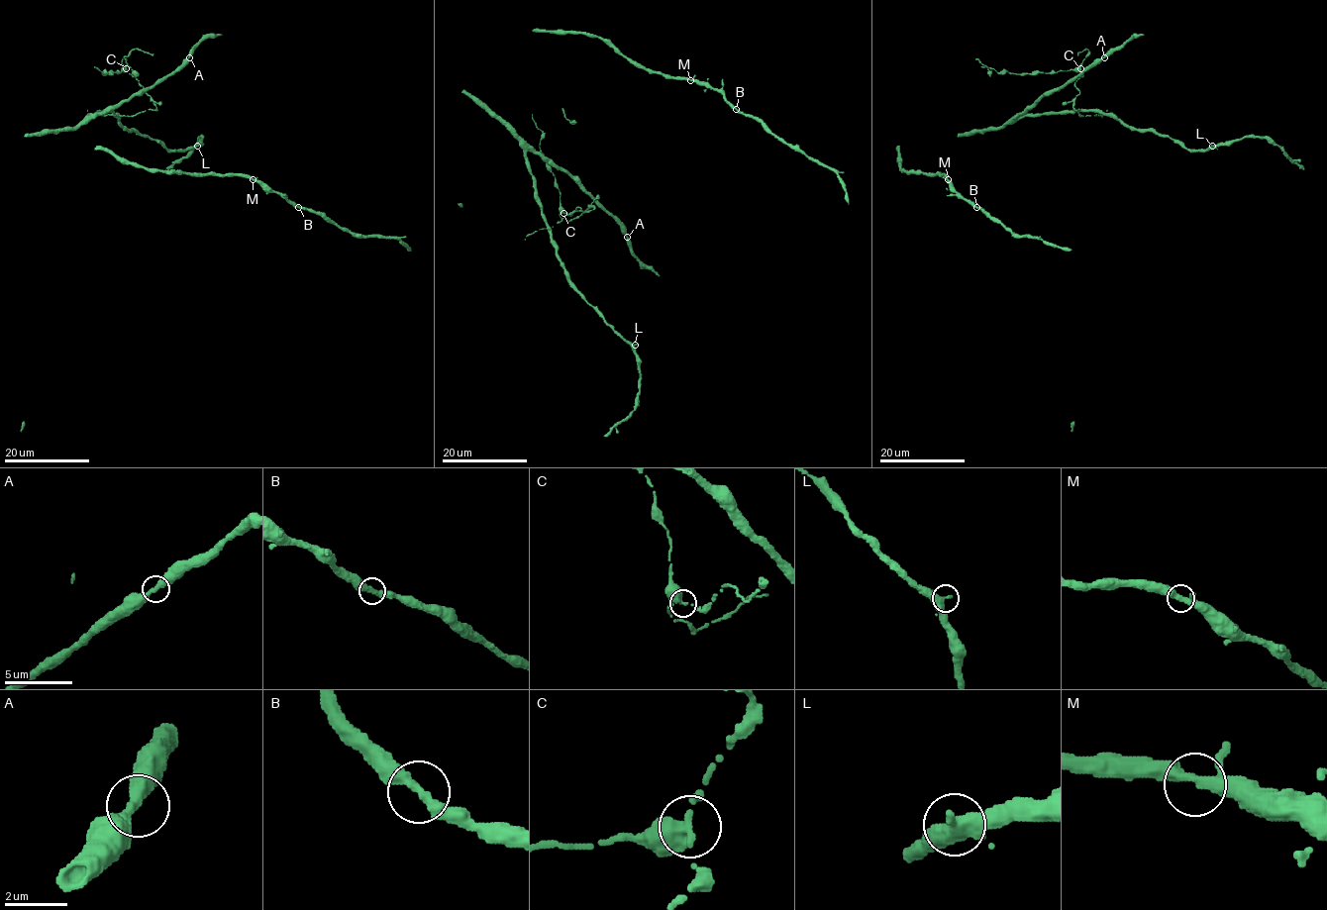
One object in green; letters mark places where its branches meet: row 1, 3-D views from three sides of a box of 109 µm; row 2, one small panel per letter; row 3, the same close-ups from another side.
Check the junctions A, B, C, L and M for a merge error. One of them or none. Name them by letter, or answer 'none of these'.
C

